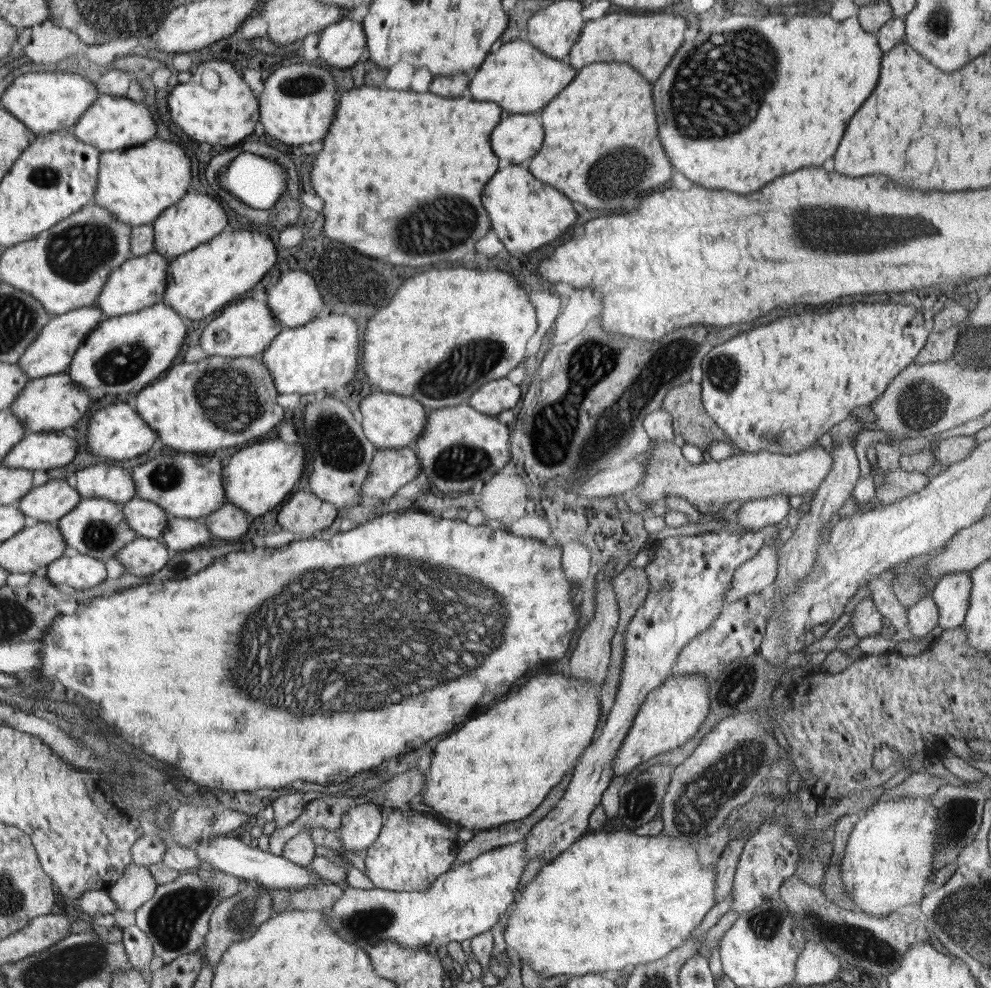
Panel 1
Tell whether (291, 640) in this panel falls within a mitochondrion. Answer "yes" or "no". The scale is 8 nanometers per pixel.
yes

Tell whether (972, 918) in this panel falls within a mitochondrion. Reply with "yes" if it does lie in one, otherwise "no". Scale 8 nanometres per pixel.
yes

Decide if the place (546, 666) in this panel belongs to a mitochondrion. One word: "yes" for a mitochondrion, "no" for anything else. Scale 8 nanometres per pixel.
no

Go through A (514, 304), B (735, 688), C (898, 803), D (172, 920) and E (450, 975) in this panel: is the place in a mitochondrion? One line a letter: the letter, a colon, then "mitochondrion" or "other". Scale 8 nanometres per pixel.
A: other
B: mitochondrion
C: other
D: mitochondrion
E: other

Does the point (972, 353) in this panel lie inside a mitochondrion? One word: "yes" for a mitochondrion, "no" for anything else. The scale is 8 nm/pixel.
yes

